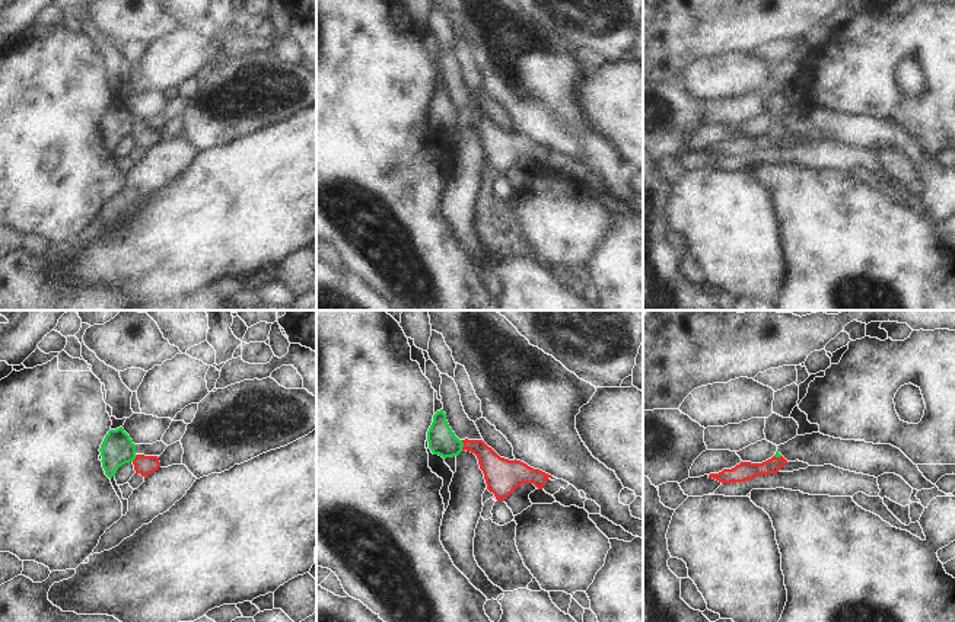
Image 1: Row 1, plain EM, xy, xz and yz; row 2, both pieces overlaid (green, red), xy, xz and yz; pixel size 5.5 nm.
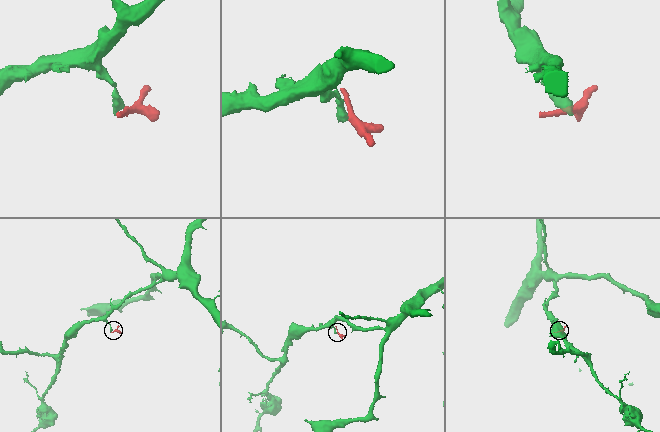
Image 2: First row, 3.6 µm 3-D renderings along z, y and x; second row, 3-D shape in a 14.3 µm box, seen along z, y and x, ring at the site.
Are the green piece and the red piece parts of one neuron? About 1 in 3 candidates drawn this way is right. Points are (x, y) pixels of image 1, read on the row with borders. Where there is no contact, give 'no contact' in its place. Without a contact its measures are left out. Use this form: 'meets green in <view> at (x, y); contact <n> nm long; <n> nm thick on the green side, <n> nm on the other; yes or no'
meets green in xz at (462, 445); contact 60 nm long; 160 nm thick on the green side, 160 nm on the other; no

